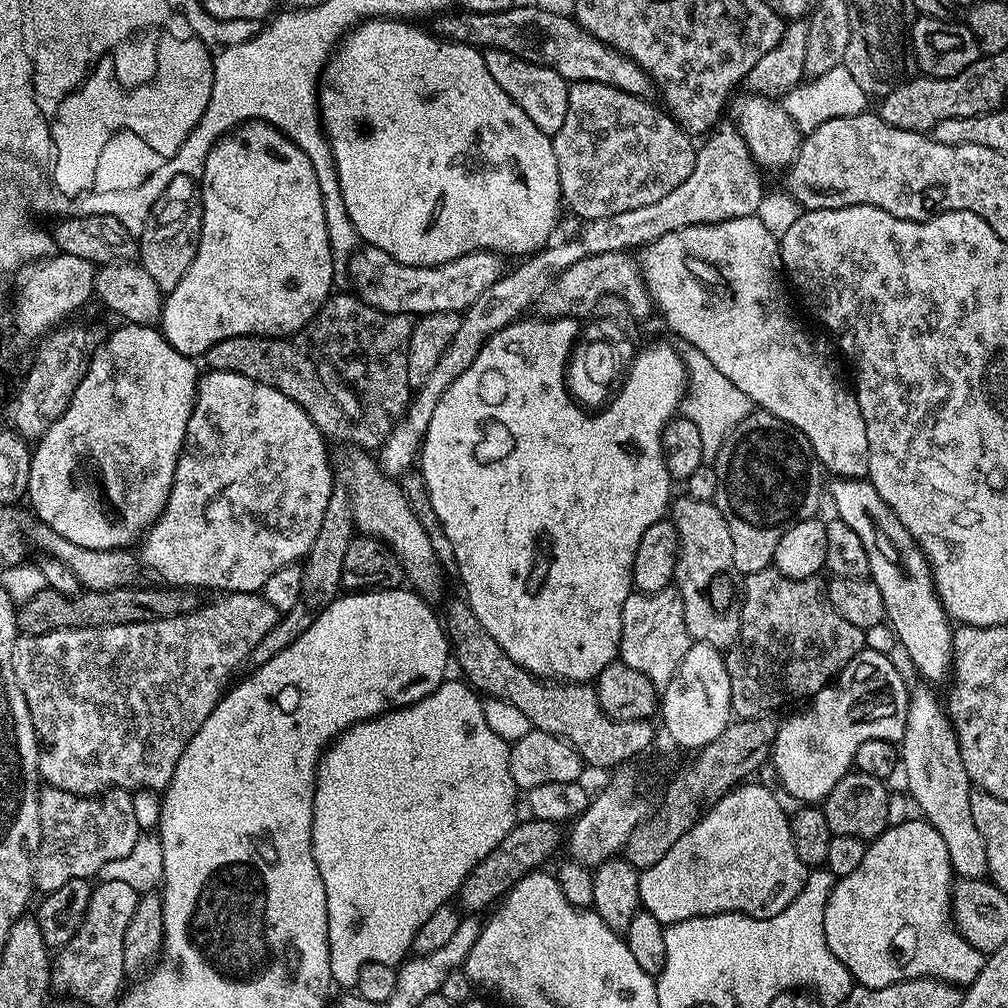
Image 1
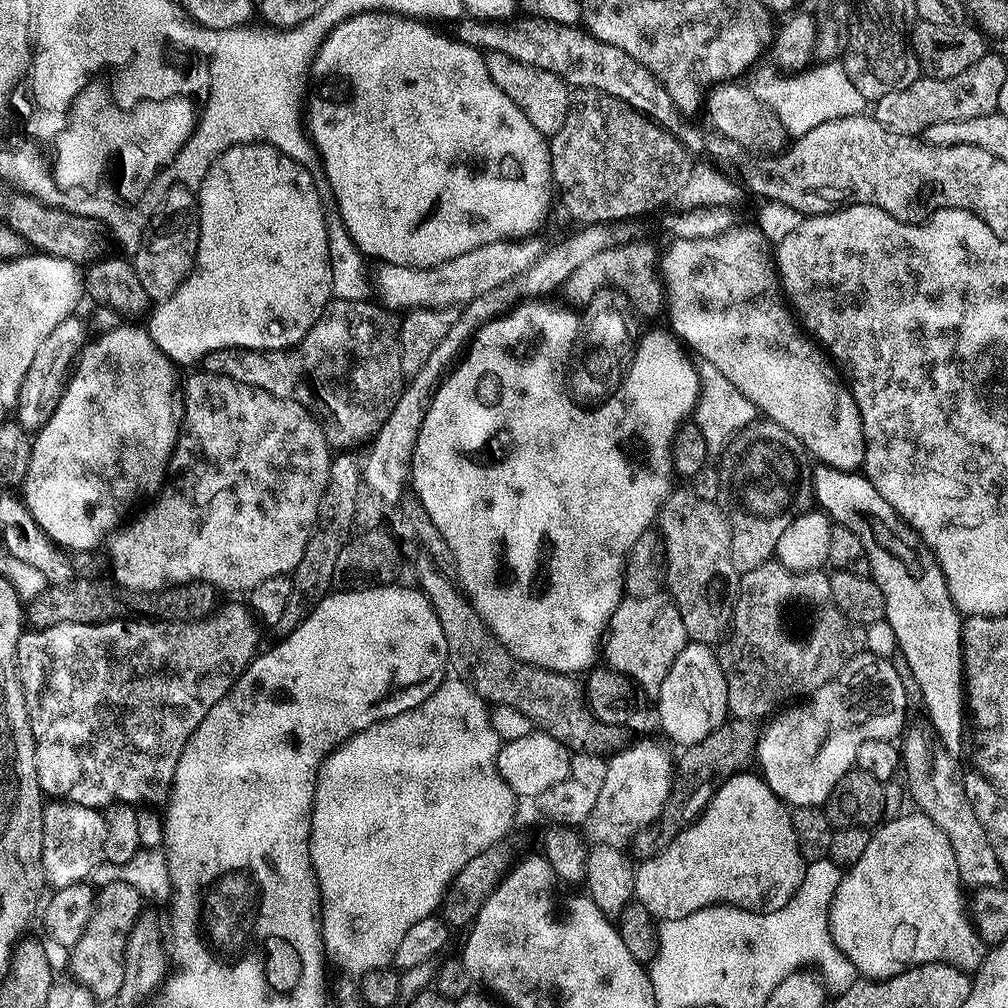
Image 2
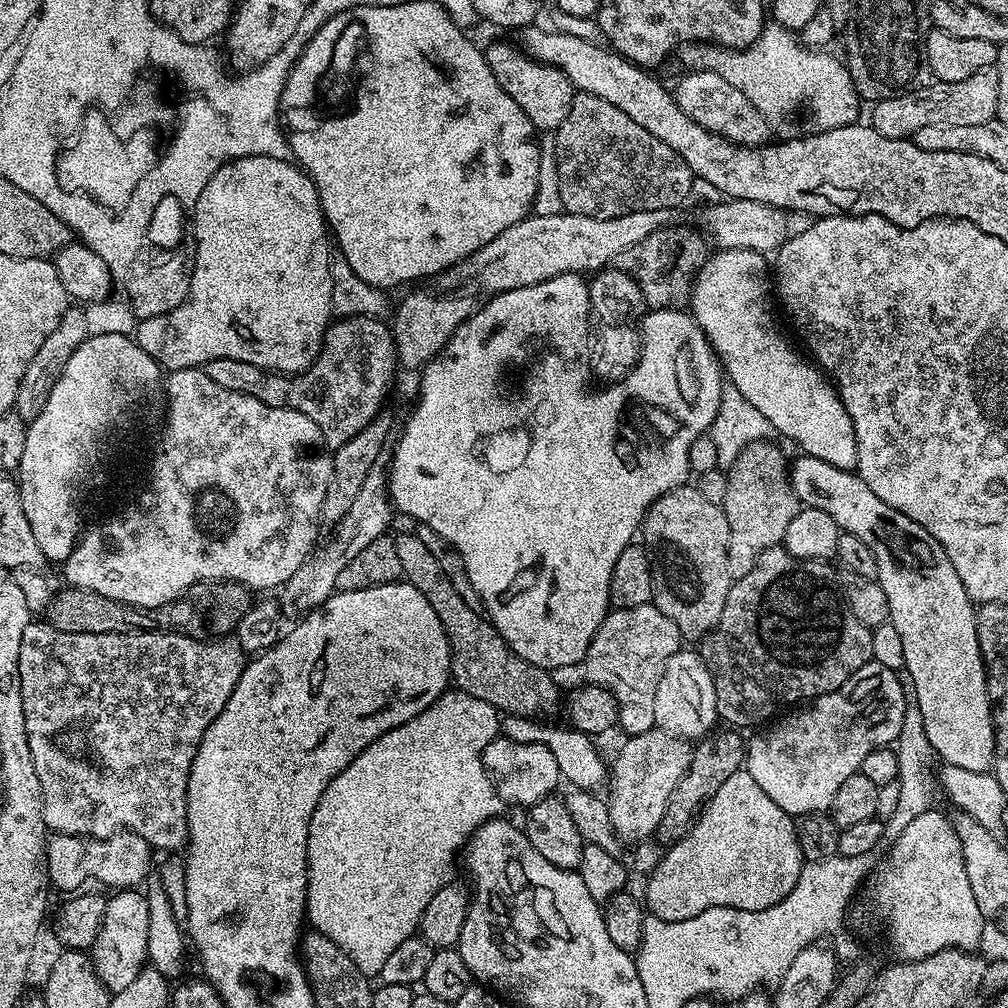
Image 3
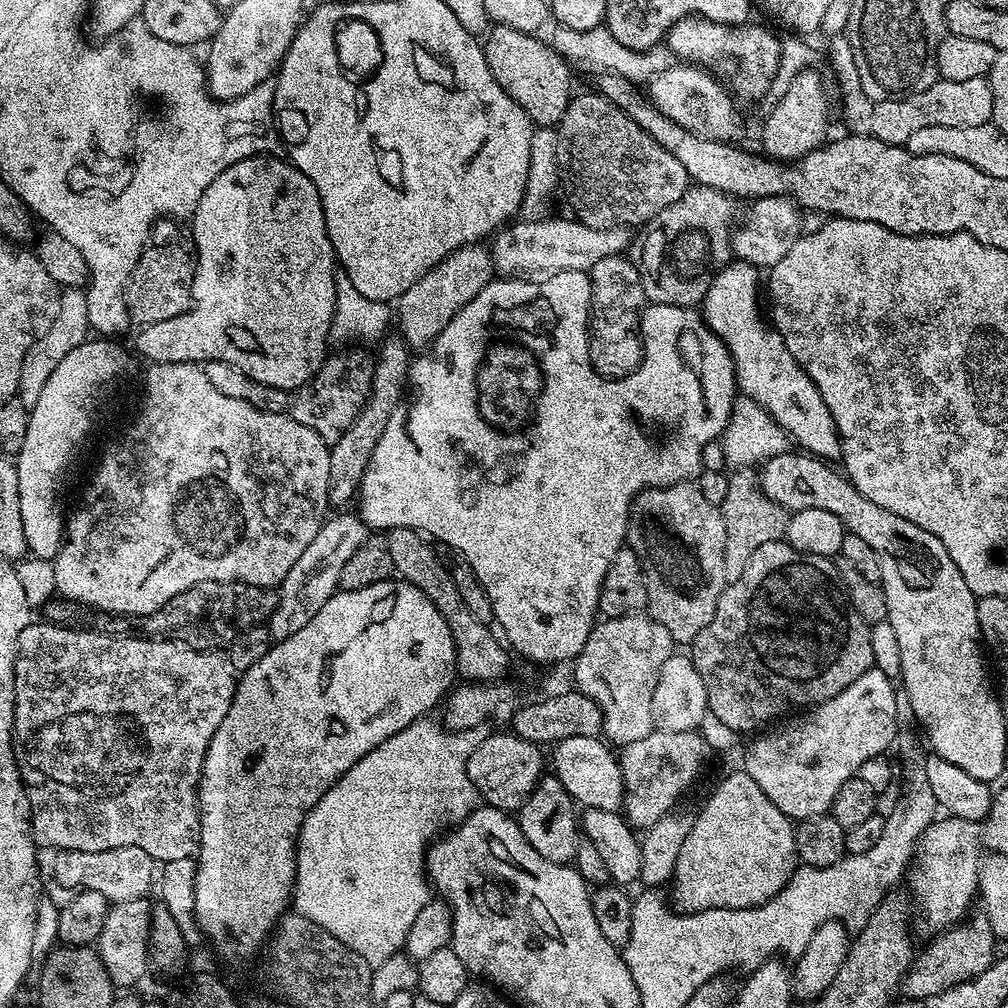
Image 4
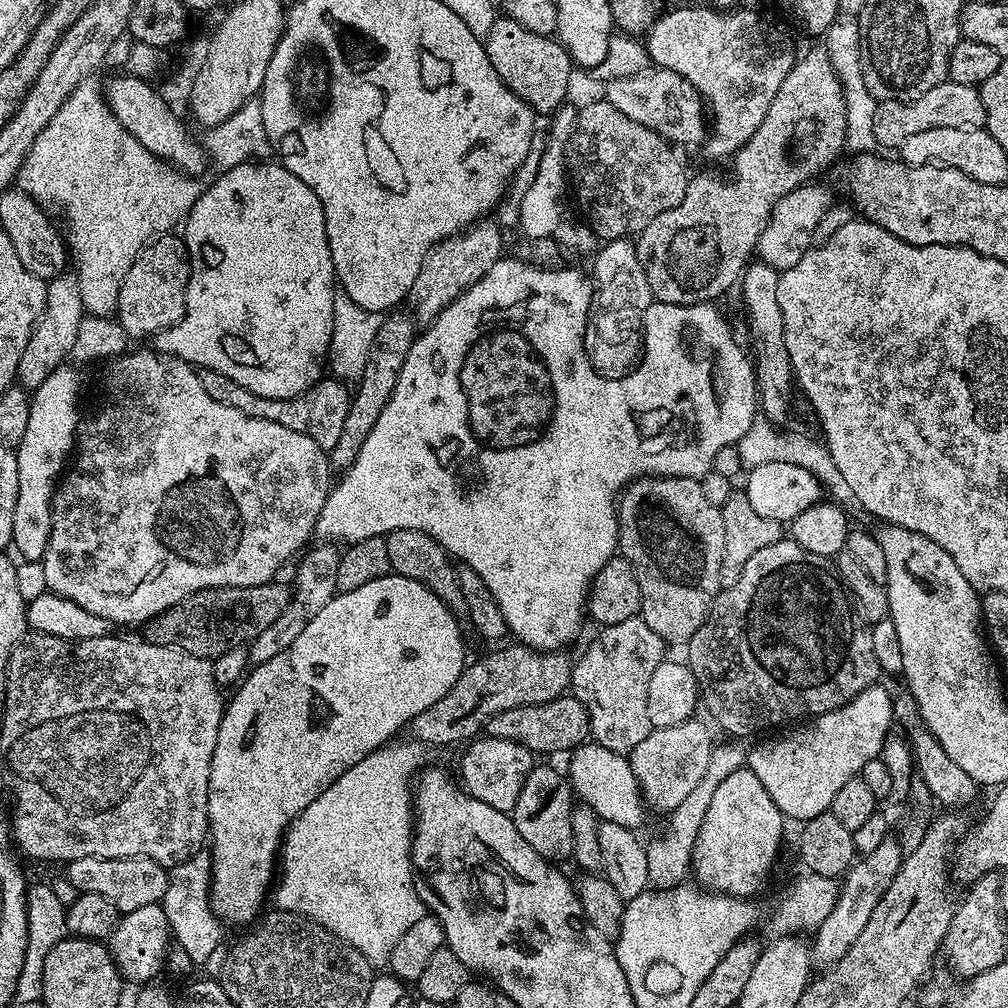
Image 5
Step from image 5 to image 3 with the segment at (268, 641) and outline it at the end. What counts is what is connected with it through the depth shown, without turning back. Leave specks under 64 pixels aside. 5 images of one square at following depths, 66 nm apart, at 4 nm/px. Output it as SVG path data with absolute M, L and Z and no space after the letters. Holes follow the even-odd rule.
M374 466L366 474L366 482L362 482L362 490L354 506L350 506L350 510L346 510L344 517L331 529L332 537L323 541L324 548L323 544L317 547L279 589L279 611L285 617L288 615L296 616L292 618L303 618L327 602L336 592L338 573L346 566L346 562L355 558L364 547L370 546L374 538L385 535L389 531L388 523L391 522L392 516L394 517L394 509L388 495L387 471L383 467L380 469L380 466Z

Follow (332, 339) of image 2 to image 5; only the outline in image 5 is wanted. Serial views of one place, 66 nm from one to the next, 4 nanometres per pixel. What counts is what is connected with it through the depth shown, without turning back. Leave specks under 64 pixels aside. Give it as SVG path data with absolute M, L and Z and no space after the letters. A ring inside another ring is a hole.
M213 368L199 369L199 374L202 386L206 386L206 394L210 394L210 398L215 398L226 406L234 406L234 410L242 410L242 414L250 414L250 418L266 418L266 422L278 422L278 426L298 430L298 434L314 438L314 442L318 442L318 446L325 450L331 450L342 434L342 426L346 426L350 392L335 378L321 378L314 387L292 400L275 400L250 394L246 386L238 386L234 378L226 378L226 374L218 374L218 370Z

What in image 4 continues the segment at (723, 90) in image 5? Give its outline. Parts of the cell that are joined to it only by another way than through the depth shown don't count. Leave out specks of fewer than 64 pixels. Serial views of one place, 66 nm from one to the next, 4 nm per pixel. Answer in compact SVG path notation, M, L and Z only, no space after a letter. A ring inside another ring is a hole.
M687 16L668 31L666 45L681 61L698 62L699 67L705 70L724 68L731 60L741 60L744 63L744 77L737 82L735 95L741 101L760 100L767 94L768 87L773 87L779 74L782 40L770 29L756 23L719 24L701 16Z

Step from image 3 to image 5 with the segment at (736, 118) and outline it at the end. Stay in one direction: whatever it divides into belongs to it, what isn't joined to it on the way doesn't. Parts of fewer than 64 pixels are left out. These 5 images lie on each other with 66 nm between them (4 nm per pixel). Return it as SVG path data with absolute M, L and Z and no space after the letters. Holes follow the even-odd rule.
M655 66L630 77L611 80L603 85L602 96L614 110L622 110L626 118L654 130L673 145L699 145L706 136L706 105L700 91L682 74Z

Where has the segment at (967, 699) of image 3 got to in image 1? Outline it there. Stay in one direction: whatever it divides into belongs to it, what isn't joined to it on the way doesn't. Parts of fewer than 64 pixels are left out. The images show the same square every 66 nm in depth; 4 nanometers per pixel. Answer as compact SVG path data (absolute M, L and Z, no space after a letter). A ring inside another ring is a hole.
M836 478L826 488L826 496L832 499L835 519L846 522L866 549L870 558L868 576L878 586L884 603L887 623L896 634L899 647L904 647L908 660L921 672L928 682L940 680L949 675L952 666L953 621L944 611L944 603L936 593L936 583L932 580L932 568L928 565L916 539L902 526L902 522L886 502L874 490L866 478Z

